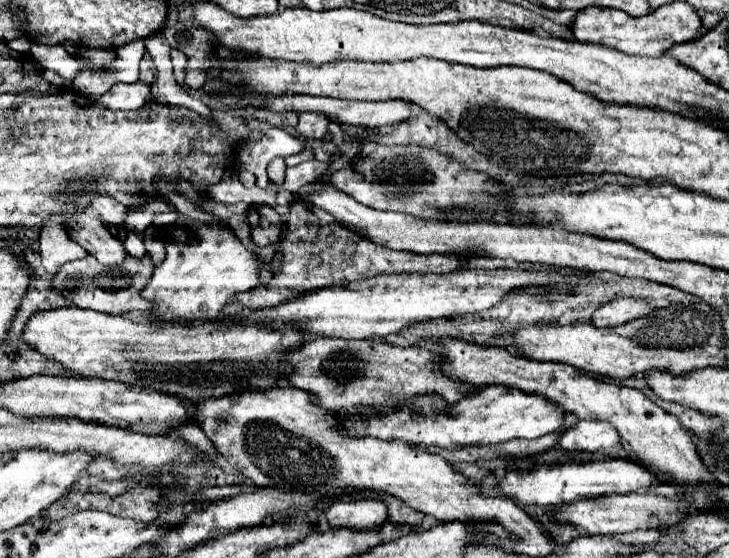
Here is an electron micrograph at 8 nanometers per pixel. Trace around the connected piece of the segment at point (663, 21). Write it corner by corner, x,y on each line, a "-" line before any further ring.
671,2
671,4
659,6
657,10
653,10
651,14
647,14
643,18
627,16
627,12
623,12
623,10
593,6
593,8
579,10
575,16
575,22
571,26
571,30
579,42
601,44
601,46
609,46
609,48
615,48
625,54
651,56
651,58
661,56
665,50
669,50
673,46
673,42
679,44
679,42
695,40
703,32
701,28
703,28
701,16
687,2

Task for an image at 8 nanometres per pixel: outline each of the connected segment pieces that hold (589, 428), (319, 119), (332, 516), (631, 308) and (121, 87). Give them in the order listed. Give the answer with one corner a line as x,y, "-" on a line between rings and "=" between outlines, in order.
585,420
577,422
559,440
563,450
577,450
577,452
605,452
615,446
621,446
621,436
609,422
595,422
=
301,112
299,114
297,130
309,140
311,138
323,138
327,126
329,126
329,120
317,112
=
339,500
325,512
325,520
331,528
375,528
387,520
385,504
377,500
=
619,298
609,304
599,306
591,316
591,324
599,326
599,328
611,328
611,326
625,324
629,320
635,320
639,316
649,316
651,312
653,312
653,308
649,304
645,304
643,300
=
143,82
135,84
115,84
109,92
99,96
99,104
111,110
135,110
147,102
149,86

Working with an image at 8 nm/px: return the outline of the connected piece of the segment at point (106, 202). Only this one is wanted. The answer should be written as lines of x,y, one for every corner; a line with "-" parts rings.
93,196
91,208
97,210
101,220
105,224
111,224
111,226
119,226
125,220
125,214
127,214
127,208
123,204
119,204
115,198
109,198
109,196

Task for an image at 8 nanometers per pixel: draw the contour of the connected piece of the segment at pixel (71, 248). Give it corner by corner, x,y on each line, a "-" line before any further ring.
59,214
49,216
45,220
45,226
41,228
39,236
39,256
43,267
52,277
58,272
61,264
82,259
87,254
79,244
70,240
66,229
55,222
59,220
57,216

